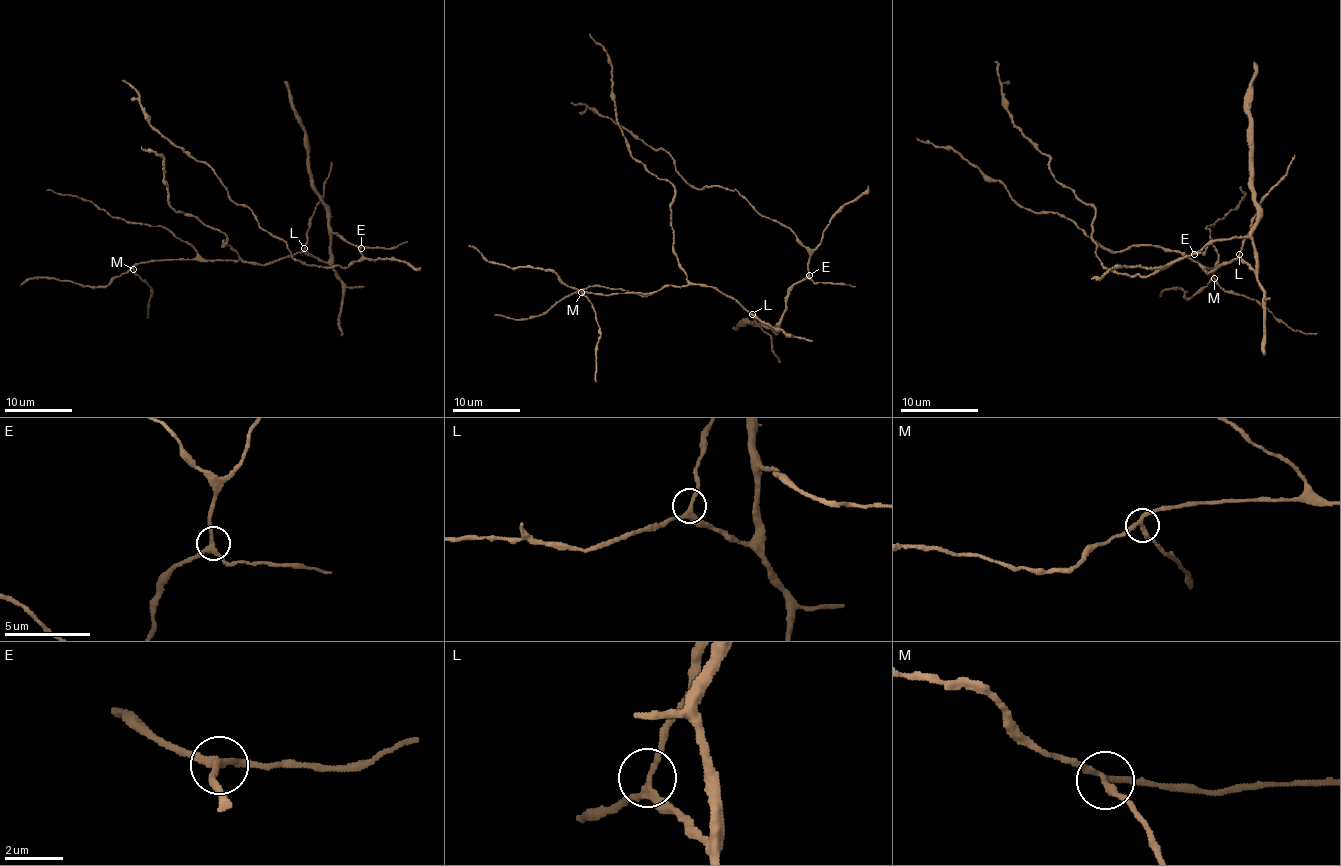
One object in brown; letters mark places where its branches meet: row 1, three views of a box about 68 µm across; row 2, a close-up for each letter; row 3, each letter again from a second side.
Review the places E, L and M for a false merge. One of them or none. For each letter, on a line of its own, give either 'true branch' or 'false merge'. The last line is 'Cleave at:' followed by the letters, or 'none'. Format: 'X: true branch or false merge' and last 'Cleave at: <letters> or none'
E: true branch
L: true branch
M: true branch
Cleave at: none

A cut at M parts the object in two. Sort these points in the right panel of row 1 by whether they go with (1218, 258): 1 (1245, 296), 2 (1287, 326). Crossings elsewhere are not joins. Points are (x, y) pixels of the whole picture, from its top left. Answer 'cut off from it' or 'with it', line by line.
1: cut off from it
2: cut off from it

